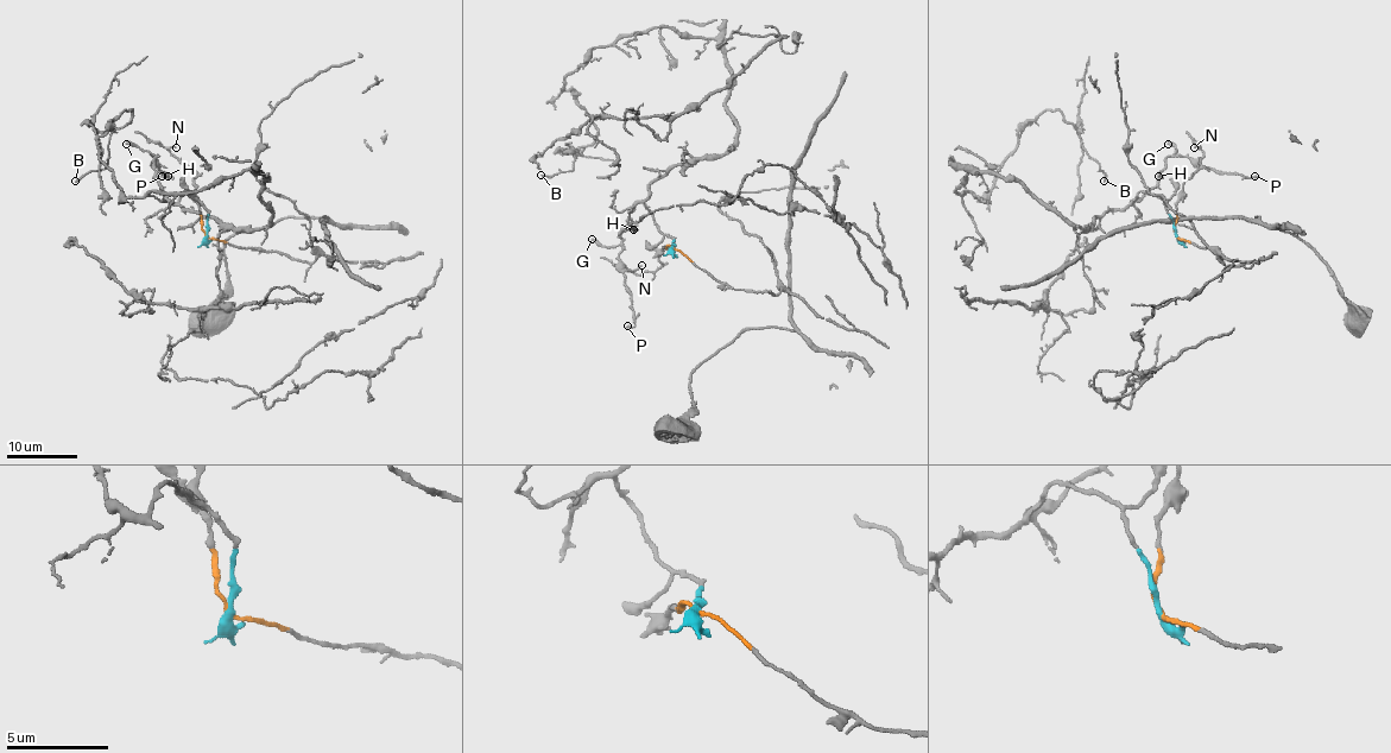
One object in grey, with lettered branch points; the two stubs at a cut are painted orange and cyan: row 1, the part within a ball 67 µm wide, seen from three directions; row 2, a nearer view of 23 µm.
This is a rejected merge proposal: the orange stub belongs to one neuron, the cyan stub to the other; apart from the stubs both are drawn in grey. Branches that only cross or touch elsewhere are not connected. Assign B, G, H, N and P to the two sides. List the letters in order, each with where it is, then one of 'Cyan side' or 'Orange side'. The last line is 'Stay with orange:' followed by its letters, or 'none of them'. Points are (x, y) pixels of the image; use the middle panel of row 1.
B: Place: (541, 175). Cyan side
G: Place: (592, 239). Cyan side
H: Place: (633, 229). Cyan side
N: Place: (642, 265). Orange side
P: Place: (627, 326). Cyan side
Stay with orange: N

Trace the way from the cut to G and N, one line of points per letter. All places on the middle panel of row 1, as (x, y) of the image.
G: (672, 248), (672, 238), (658, 229), (643, 202), (630, 213), (618, 245), (605, 247), (590, 238)
N: (672, 248), (665, 247), (658, 258), (662, 265), (653, 272), (637, 276), (633, 272), (640, 265)

